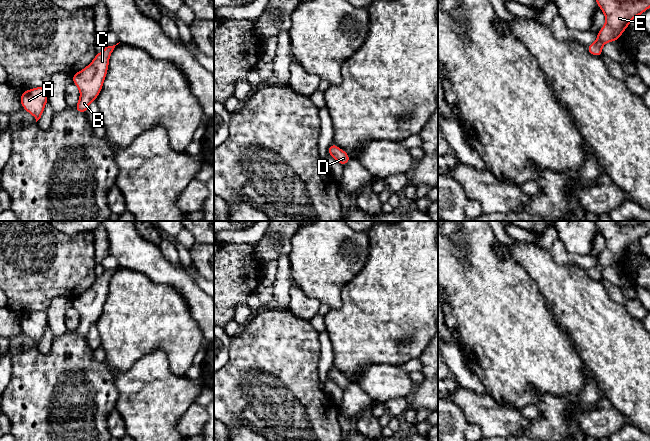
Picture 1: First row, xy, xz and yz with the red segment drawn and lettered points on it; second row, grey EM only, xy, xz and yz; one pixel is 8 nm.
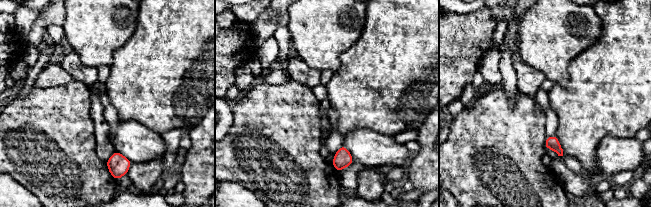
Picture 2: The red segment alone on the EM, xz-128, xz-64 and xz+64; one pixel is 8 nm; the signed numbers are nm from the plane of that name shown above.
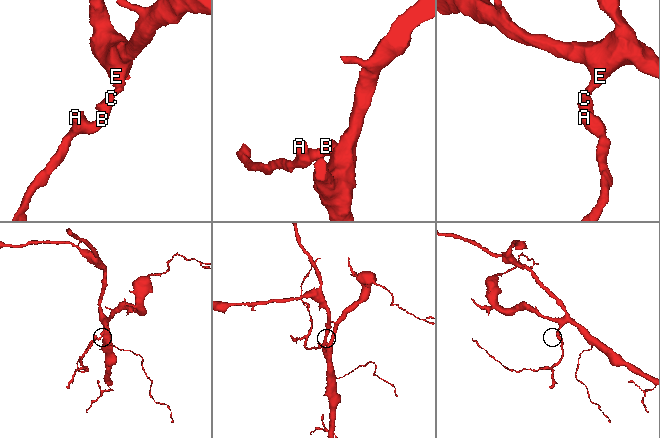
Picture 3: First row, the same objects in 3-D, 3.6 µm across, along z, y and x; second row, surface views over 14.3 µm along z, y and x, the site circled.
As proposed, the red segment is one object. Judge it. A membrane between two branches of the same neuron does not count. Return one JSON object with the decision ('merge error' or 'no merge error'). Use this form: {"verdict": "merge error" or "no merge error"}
{"verdict": "no merge error"}

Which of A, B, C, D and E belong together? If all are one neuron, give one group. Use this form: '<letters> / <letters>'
A B C D E

